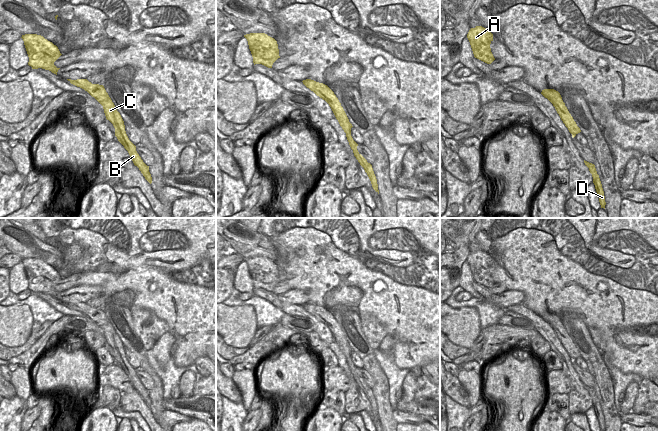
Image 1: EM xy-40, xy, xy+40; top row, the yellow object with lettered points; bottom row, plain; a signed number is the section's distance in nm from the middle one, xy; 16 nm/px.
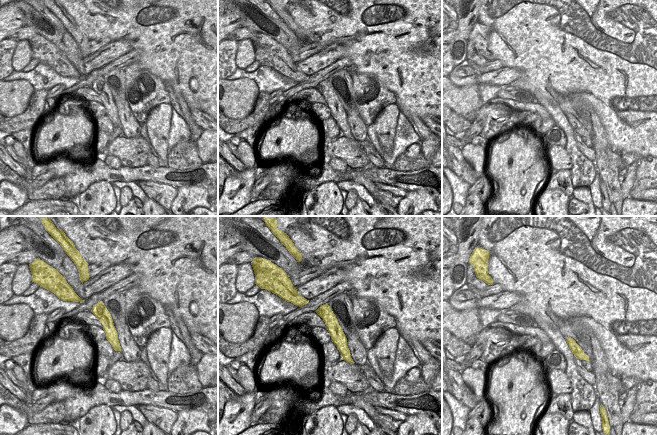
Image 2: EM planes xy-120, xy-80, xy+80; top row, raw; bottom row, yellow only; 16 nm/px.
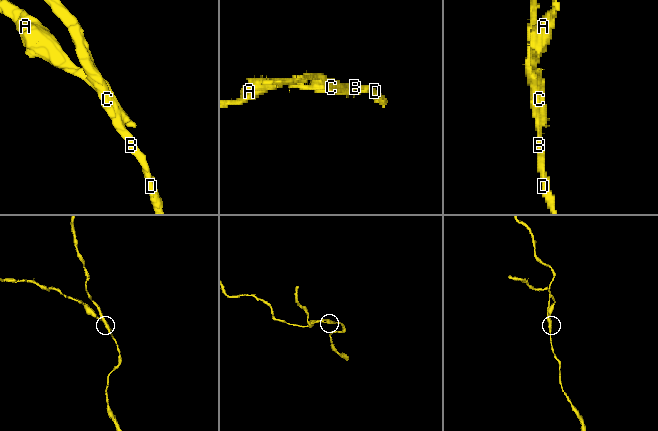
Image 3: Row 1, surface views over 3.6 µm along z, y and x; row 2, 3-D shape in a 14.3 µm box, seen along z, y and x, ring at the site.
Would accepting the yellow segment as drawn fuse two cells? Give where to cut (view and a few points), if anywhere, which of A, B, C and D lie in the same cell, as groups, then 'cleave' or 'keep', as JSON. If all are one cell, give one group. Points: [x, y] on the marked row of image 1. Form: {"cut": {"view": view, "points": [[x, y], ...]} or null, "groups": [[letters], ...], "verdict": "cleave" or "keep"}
{"cut": {"view": "xy", "points": [[327, 101], [335, 110], [342, 110]]}, "groups": [["A"], ["B", "C", "D"]], "verdict": "cleave"}

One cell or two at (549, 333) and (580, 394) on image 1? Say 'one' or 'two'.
one

